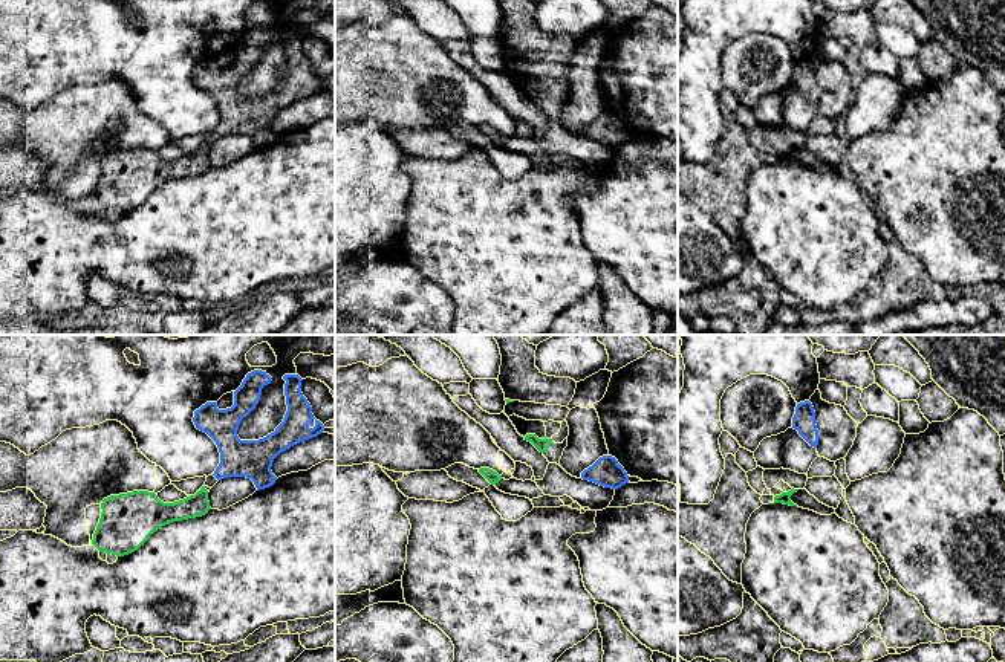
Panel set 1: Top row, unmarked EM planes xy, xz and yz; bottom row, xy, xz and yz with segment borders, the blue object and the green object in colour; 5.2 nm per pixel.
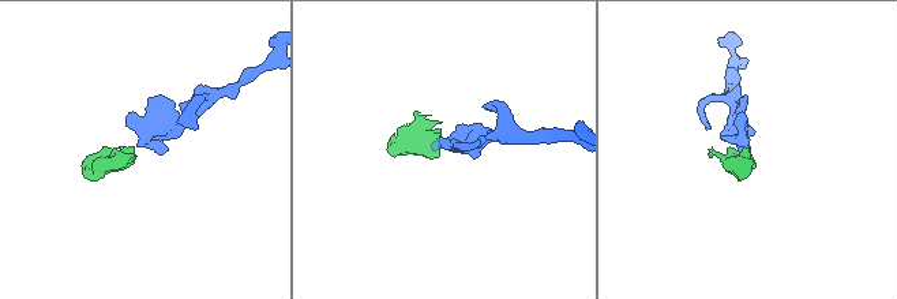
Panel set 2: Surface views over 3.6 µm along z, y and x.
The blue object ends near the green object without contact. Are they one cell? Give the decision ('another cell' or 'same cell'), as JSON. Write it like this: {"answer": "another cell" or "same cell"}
{"answer": "same cell"}

